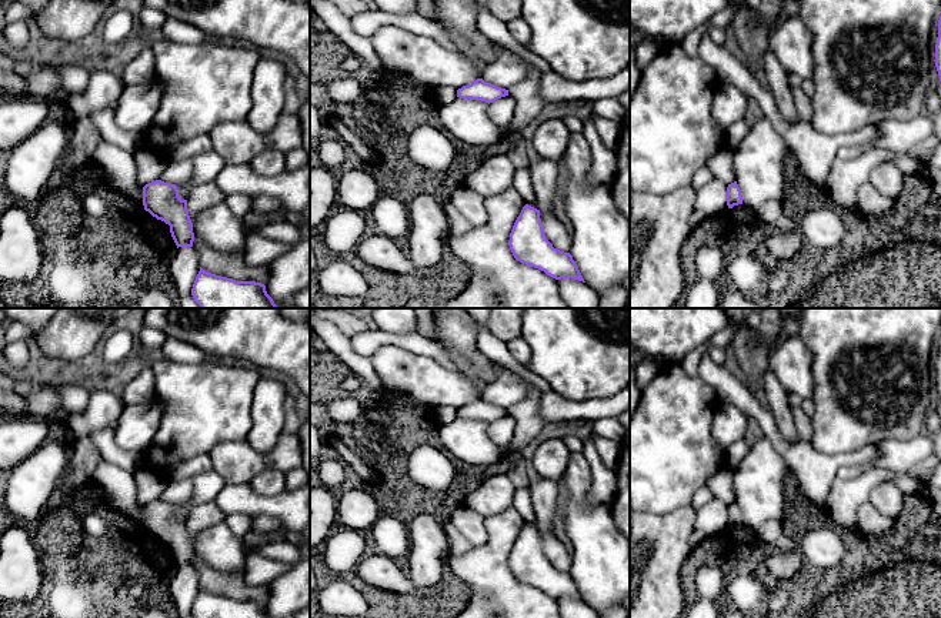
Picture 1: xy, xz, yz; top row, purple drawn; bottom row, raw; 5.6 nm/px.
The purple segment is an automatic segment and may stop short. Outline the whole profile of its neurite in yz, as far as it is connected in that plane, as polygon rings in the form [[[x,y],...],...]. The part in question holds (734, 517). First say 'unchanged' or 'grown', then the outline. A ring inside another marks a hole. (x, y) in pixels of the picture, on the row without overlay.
unchanged; [[[734,501],[727,507],[727,525],[728,528],[733,528],[734,525],[738,524],[743,524],[743,517],[737,501]]]

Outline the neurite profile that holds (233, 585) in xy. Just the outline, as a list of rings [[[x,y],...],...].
[[[203,502],[194,507],[187,518],[187,530],[193,542],[193,568],[198,574],[200,587],[216,595],[236,601],[256,601],[264,604],[270,595],[268,585],[248,585],[244,579],[244,569],[240,572],[223,572],[211,568],[196,554],[196,537],[206,528],[224,521],[226,514],[214,502]]]

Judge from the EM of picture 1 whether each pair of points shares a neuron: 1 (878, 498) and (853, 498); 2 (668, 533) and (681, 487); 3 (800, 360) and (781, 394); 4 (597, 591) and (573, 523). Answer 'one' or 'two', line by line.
1: two
2: two
3: two
4: one

